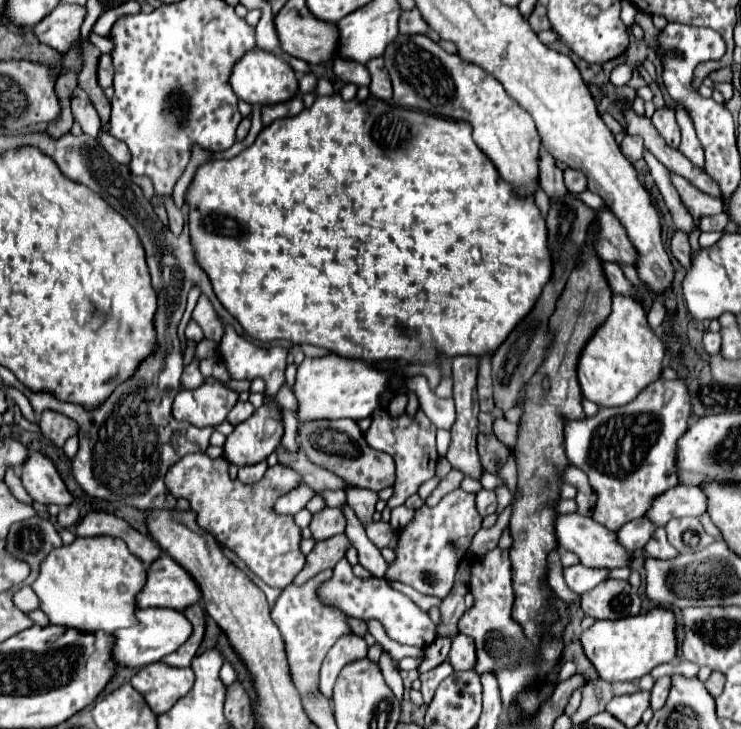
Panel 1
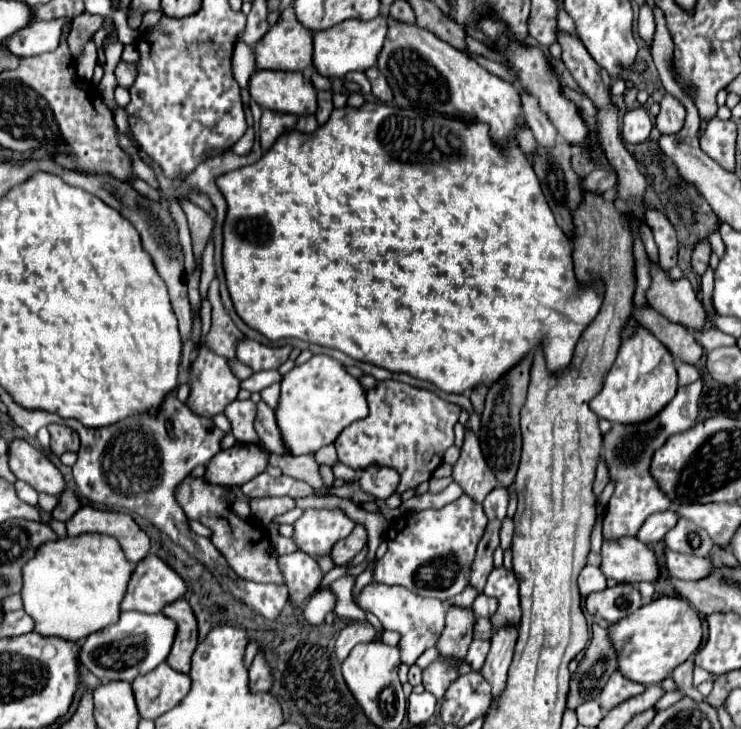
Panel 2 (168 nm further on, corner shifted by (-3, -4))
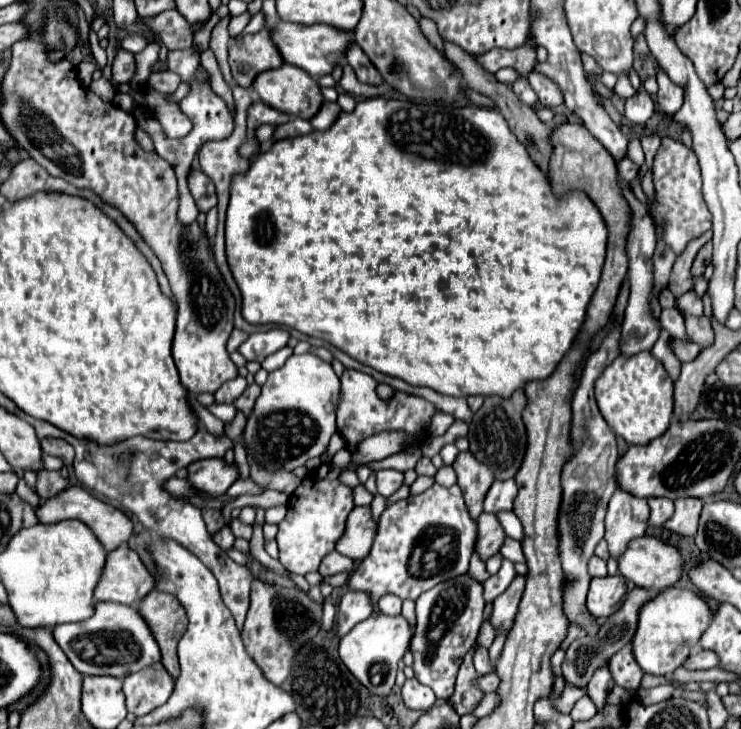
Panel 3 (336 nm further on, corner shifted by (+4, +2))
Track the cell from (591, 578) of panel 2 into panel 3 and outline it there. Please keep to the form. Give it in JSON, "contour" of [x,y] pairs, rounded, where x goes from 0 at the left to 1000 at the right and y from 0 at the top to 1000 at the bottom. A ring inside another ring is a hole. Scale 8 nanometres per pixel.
{"contour":[[[800,761],[795,770],[795,786],[800,791],[816,791],[819,789],[819,772],[814,767],[808,767],[806,761]]]}

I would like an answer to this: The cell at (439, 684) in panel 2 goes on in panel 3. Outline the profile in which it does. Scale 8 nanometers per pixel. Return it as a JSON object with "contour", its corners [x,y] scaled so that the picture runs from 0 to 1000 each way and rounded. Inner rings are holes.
{"contour":[[[625,786],[606,797],[590,800],[563,822],[563,857],[555,874],[560,931],[587,948],[592,959],[606,959],[614,945],[614,931],[628,896],[638,888],[652,852],[652,800]]]}

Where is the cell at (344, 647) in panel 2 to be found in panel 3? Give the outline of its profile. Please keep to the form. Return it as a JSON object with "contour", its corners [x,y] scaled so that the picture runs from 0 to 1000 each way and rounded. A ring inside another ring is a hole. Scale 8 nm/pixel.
{"contour":[[[468,811],[460,819],[452,852],[452,868],[460,874],[471,868],[484,852],[493,852],[503,841],[503,824],[495,811]]]}

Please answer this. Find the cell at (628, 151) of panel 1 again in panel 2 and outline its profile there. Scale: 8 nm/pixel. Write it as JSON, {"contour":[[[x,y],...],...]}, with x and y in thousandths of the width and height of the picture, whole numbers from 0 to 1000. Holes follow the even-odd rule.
{"contour":[[[872,147],[853,150],[839,163],[839,193],[848,199],[864,199],[874,191],[880,177],[880,166]]]}

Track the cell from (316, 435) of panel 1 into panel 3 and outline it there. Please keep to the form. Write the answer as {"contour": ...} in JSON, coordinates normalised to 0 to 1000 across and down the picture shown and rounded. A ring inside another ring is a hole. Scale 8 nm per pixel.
{"contour":[[[514,643],[509,646],[509,671],[522,684],[544,665],[544,649],[533,643]]]}

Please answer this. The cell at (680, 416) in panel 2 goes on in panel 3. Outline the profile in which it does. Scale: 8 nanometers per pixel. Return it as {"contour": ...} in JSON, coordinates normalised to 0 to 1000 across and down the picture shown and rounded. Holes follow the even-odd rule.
{"contour":[[[833,676],[822,687],[816,709],[816,739],[822,745],[822,759],[835,764],[843,759],[849,742],[868,737],[876,715],[873,684],[854,682],[849,676]]]}

